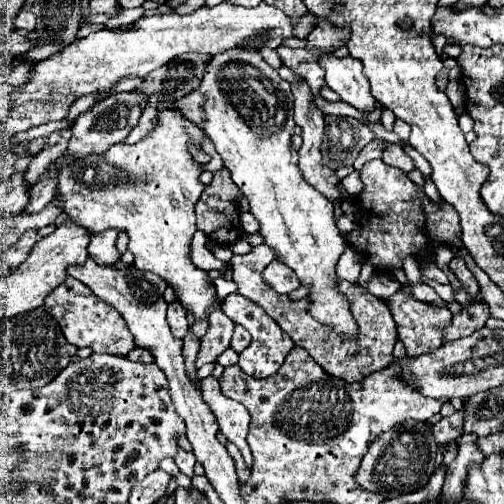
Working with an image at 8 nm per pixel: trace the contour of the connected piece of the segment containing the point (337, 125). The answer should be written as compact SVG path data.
M324 116L324 138L322 138L322 164L336 170L340 164L348 166L374 136L372 130L354 118L346 116Z

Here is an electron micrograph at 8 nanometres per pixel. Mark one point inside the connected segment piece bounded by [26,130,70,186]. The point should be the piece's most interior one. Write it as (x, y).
(38, 165)

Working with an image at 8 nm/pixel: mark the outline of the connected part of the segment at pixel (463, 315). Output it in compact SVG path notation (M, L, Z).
M482 298L476 300L468 310L462 310L460 314L452 316L452 324L446 328L444 342L470 336L474 330L482 328L488 318L490 318L490 312L488 312L488 306L484 304L484 300Z

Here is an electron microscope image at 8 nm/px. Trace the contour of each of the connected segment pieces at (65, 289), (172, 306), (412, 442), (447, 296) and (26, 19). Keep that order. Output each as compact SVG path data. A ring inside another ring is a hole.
M66 276L62 286L56 286L46 296L44 310L58 322L64 338L76 348L90 348L92 352L106 352L118 356L126 356L130 350L136 348L136 342L122 316L116 310L110 310L110 306L106 306L100 298L94 298L92 290L76 278Z
M178 300L168 304L168 322L170 322L170 328L172 328L174 336L178 336L178 338L186 336L186 332L188 332L186 310L184 310L184 306Z
M404 422L402 426L382 434L382 438L370 444L354 478L364 490L380 494L382 498L394 498L400 494L416 492L424 488L430 476L434 474L436 450L438 446L432 438L428 422Z
M422 276L422 280L425 284L431 286L443 300L447 302L454 301L454 291L450 284L440 284L434 280L427 279L425 276Z
M22 10L22 12L18 14L18 18L16 18L16 22L12 22L12 24L14 24L16 30L26 32L26 30L32 30L32 28L34 28L34 22L36 22L36 16L34 16L32 12Z

